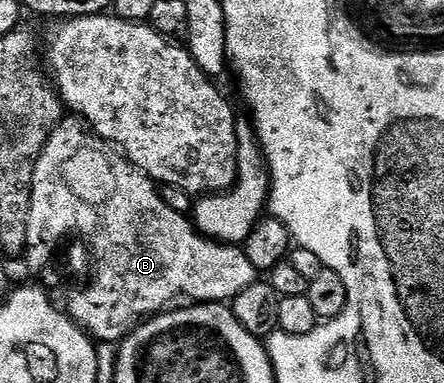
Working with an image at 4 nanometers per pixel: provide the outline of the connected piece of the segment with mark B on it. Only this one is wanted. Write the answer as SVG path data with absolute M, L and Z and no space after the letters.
M76 116L62 117L60 124L51 132L35 164L35 180L31 188L31 212L27 216L27 246L23 258L24 261L29 261L30 272L38 278L34 279L48 292L53 305L69 315L90 338L98 343L120 343L121 339L142 320L176 307L178 304L228 303L239 292L243 292L243 288L247 288L259 278L259 271L251 268L251 260L247 260L244 249L240 245L216 242L214 238L205 237L186 215L175 212L175 208L171 208L171 204L163 200L158 183L147 177L138 166L134 166L122 151L114 148L105 139L97 137L92 129Z

